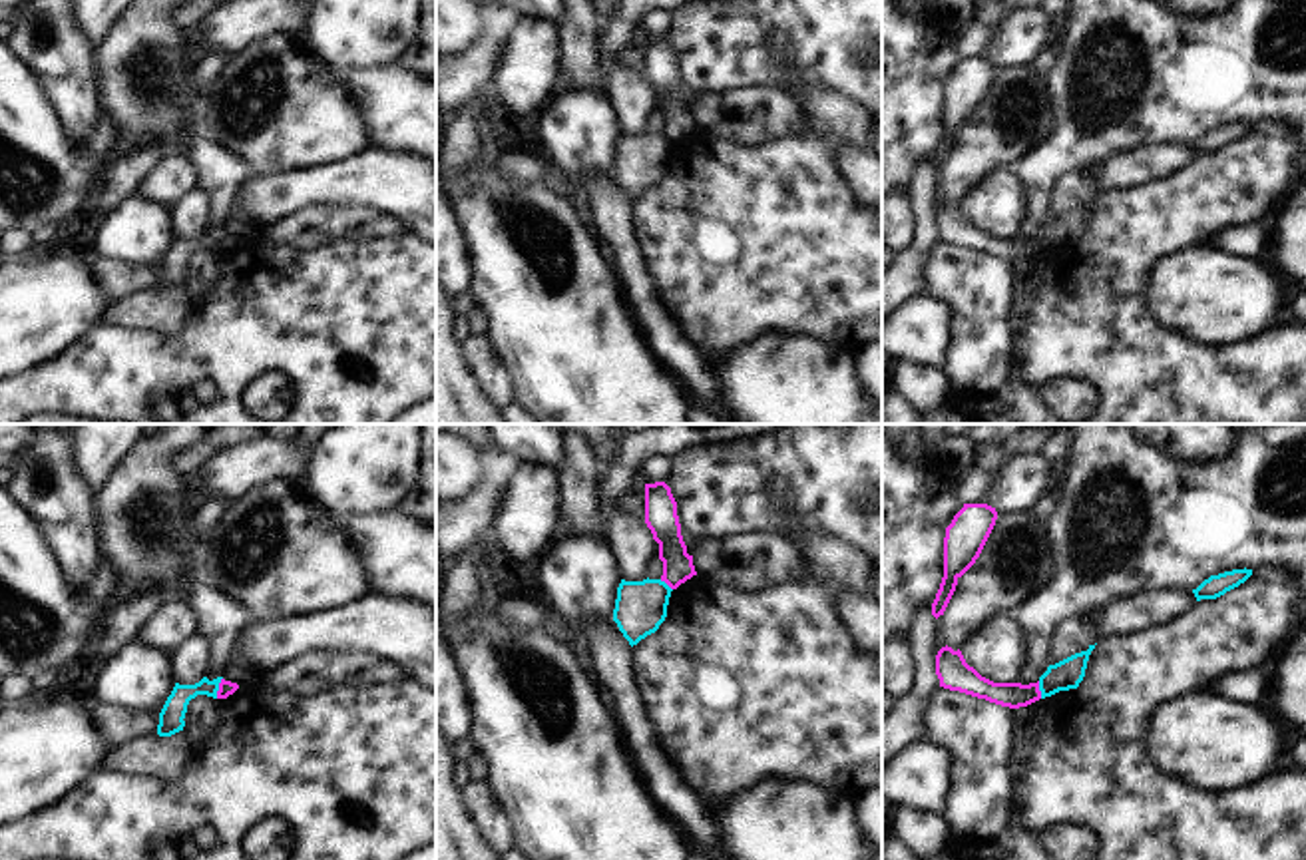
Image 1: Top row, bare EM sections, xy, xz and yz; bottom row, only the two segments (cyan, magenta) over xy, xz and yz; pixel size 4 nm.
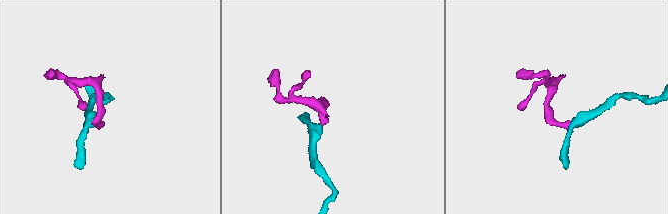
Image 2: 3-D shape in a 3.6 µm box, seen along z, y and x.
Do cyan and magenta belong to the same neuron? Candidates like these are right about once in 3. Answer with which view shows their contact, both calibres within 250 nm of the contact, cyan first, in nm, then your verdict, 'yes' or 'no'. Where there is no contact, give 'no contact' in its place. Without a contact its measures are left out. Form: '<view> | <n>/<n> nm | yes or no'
xy | 100/60 nm | no

